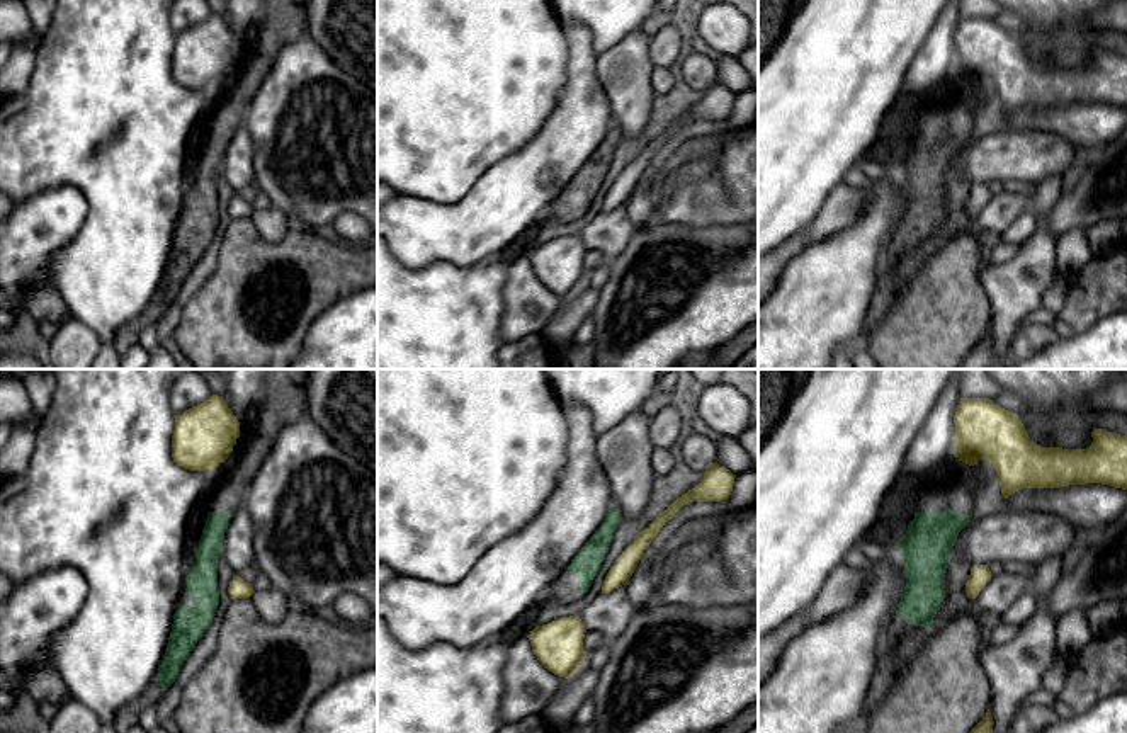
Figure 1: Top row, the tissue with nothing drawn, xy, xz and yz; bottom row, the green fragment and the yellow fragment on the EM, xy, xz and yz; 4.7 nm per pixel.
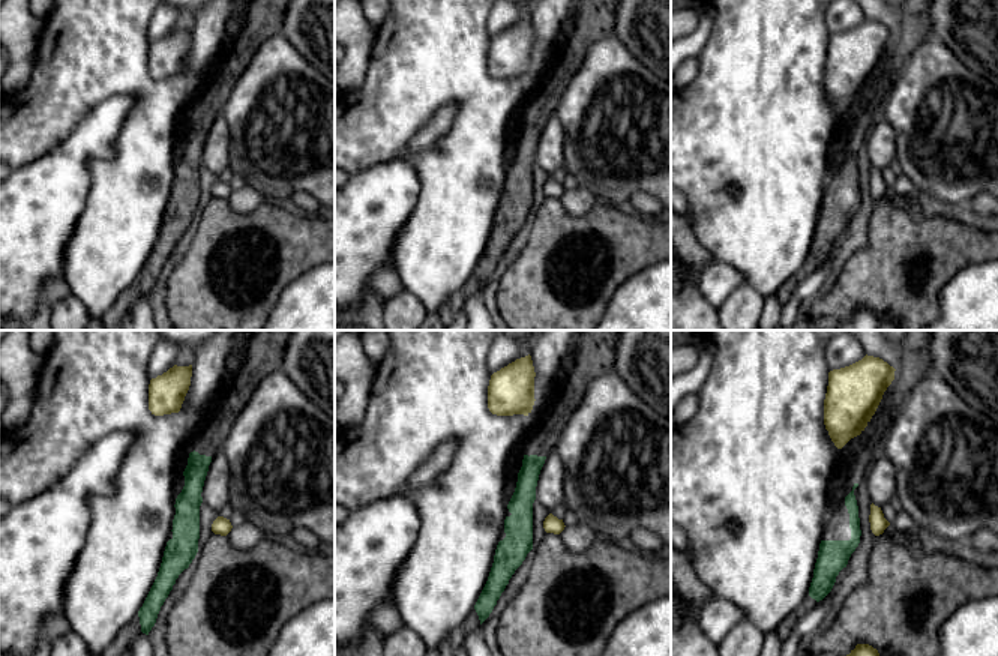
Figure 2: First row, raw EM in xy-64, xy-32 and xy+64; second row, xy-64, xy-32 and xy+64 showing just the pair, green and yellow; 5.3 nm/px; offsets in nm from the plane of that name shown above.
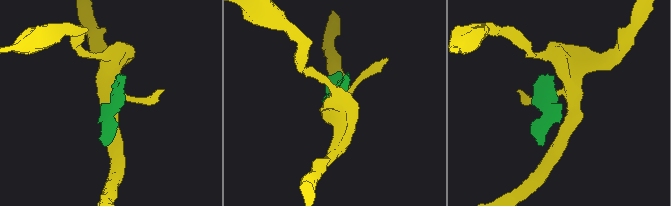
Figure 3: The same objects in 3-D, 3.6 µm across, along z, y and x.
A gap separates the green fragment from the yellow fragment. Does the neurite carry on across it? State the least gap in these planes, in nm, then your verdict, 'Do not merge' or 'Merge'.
Distance 40 nm. Do not merge

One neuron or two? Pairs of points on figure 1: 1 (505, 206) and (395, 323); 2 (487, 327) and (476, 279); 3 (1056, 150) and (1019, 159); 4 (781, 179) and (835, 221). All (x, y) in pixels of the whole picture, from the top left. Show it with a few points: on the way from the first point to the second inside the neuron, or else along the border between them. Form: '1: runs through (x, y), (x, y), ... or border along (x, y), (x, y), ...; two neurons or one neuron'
1: border along (490, 257), (471, 264), (434, 261), (412, 267); two neurons
2: runs through (476, 315), (476, 291); one neuron
3: runs through (1047, 153), (1027, 157); one neuron
4: border along (842, 181), (828, 194), (818, 213), (791, 235); two neurons

